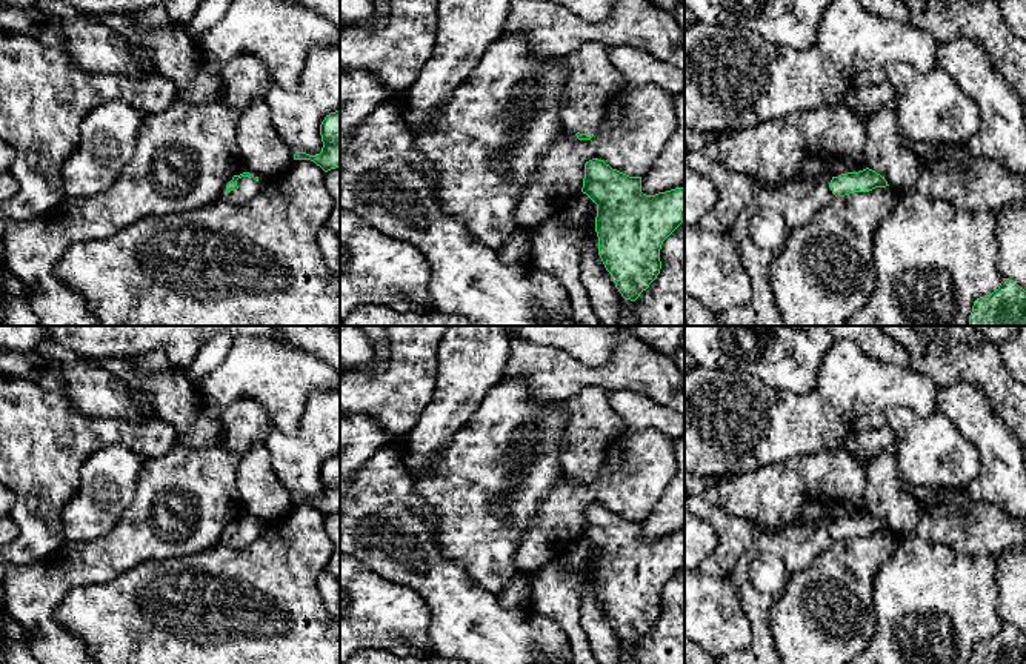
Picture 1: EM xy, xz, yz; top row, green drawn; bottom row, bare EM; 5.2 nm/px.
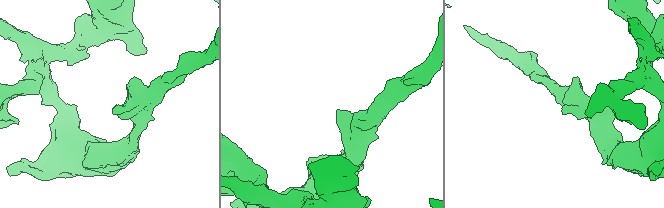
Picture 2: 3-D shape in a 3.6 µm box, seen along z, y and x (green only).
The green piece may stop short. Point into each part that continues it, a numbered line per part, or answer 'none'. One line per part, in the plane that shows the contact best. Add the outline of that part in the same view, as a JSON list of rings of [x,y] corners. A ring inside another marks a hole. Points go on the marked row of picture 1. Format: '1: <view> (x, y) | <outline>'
1: xy (248, 188) | [[[243,166],[237,169],[235,175],[240,175],[243,172],[249,172],[249,177],[242,177],[237,180],[237,191],[226,191],[226,184],[232,180],[232,177],[225,183],[223,189],[220,191],[218,198],[225,201],[231,201],[235,204],[245,204],[251,201],[265,186],[266,178],[260,175],[257,171],[249,169],[248,166]]]

